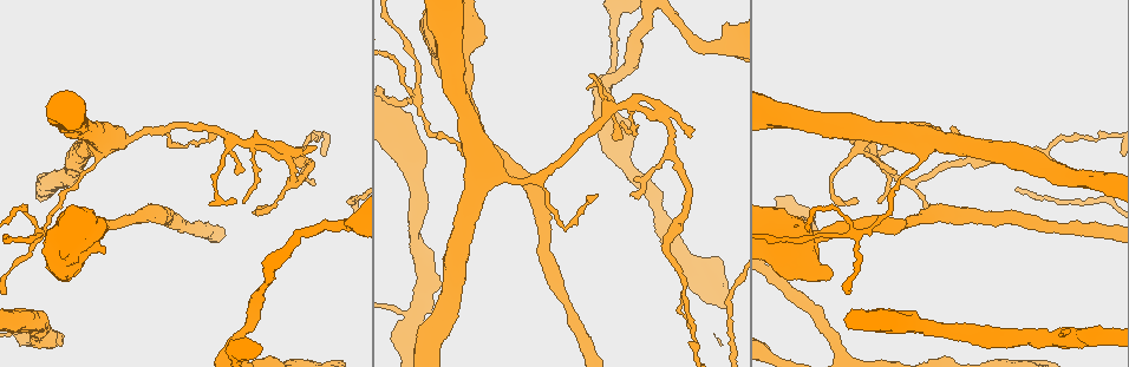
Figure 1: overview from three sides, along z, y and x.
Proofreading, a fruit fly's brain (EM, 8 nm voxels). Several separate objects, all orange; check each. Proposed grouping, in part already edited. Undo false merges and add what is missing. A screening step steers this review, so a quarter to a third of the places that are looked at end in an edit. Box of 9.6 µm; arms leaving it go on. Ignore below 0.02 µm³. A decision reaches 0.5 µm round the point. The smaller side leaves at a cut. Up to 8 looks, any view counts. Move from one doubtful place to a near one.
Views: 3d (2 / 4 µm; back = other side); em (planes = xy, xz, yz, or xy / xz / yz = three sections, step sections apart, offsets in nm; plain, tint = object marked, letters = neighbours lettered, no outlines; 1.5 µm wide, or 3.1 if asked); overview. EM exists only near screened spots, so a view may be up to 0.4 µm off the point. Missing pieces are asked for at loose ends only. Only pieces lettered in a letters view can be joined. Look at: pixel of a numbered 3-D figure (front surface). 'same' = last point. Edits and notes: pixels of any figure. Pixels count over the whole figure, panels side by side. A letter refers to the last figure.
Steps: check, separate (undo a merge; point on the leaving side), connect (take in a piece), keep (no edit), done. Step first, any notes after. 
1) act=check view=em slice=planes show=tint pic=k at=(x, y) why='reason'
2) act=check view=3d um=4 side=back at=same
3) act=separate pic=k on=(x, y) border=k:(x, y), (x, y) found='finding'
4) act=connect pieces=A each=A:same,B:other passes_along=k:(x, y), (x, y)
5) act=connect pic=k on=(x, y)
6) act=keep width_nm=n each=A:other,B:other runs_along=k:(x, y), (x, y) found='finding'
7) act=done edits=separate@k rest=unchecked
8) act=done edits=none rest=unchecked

act=check view=3d um=4 pic=1 at=(643, 27) why='narrows sharply'

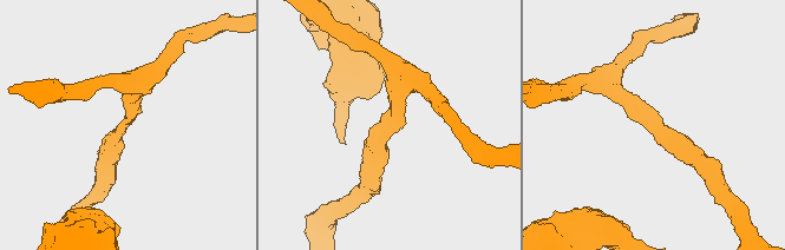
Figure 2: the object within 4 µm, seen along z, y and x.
act=check view=em slice=xy step=8 show=tint pic=2 at=(125, 122) arm_widths_nm=260,320

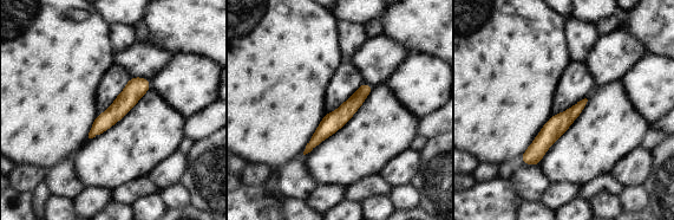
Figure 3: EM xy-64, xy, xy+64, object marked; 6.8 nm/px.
act=check view=em slice=planes show=letters at=same

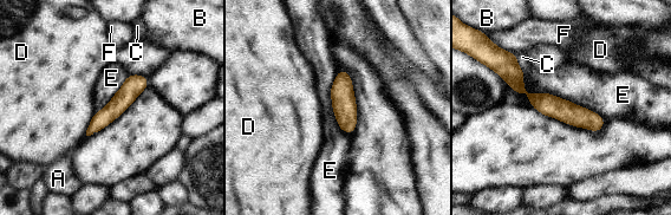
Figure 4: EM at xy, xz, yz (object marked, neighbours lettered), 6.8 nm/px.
act=keep width_nm=140 each=A:other,B:other,C:other,D:other,E:other,F:other runs_along=4:(503, 63), (529, 96), (597, 129) found='one cell here'

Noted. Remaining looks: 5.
act=check view=3d um=4 side=back pic=1 at=(613, 137) why='tapers out'

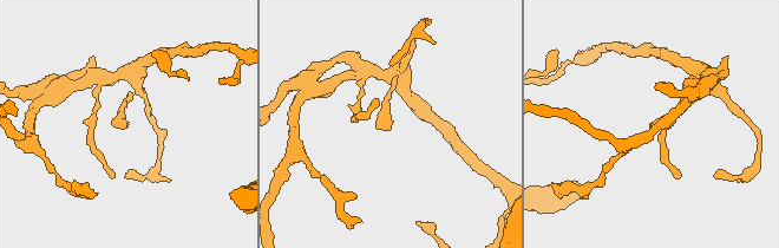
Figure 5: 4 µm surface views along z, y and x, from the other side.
act=check view=em slice=yz step=4 show=letters pic=5 at=(655, 120)

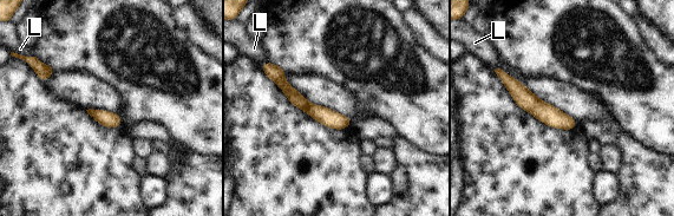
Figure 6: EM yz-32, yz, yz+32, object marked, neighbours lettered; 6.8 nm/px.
act=keep each=L:other runs_along=6:(503, 77), (540, 110), (574, 124) found='no lettered piece goes on from it'

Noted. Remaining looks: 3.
act=check view=3d um=2 pic=1 at=(630, 195) why='thin end'

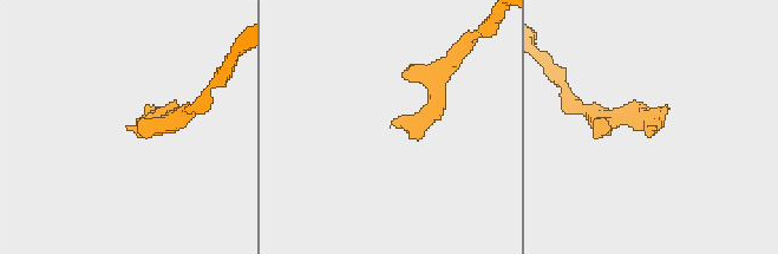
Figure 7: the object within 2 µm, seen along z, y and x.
act=check view=em slice=planes show=letters pic=7 at=(129, 129)

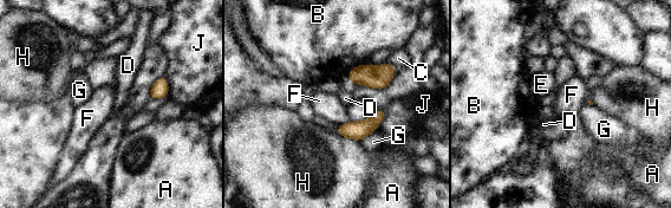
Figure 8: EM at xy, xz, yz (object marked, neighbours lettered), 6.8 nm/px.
act=keep longest_contact=H:170nm each=A:other,B:other,C:other,D:other,E:other,F:other,G:other,H:other,J:other border=8:(376, 130), (367, 134), (359, 142) found='no lettered piece goes on from it'

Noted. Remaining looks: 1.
act=done edits=none rest=unchecked

